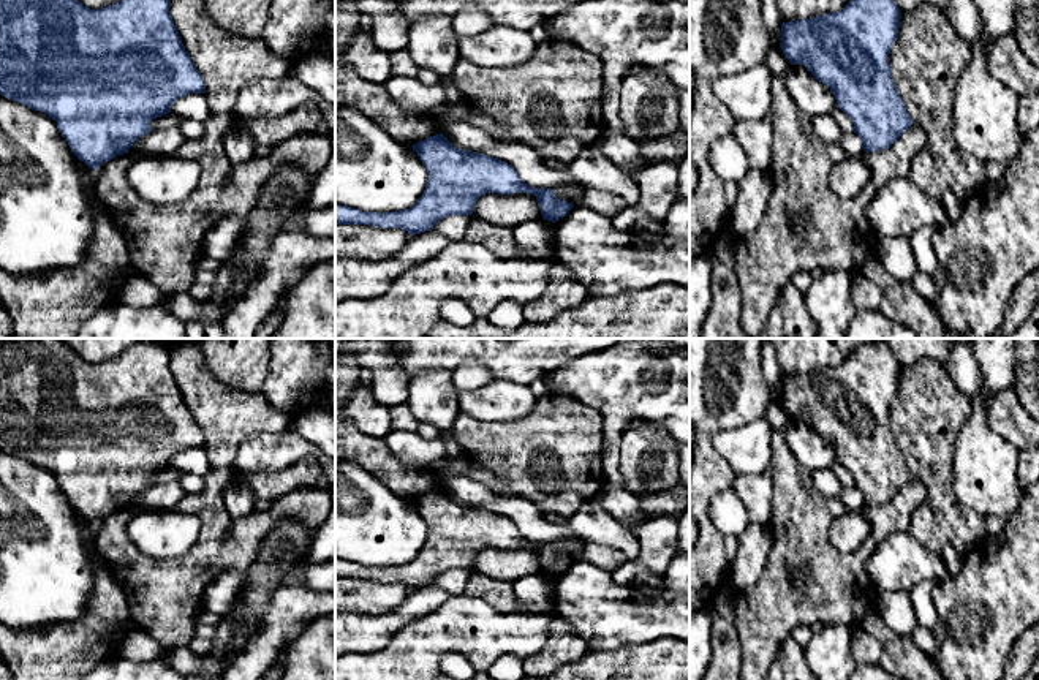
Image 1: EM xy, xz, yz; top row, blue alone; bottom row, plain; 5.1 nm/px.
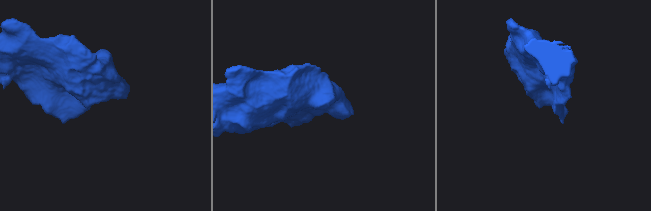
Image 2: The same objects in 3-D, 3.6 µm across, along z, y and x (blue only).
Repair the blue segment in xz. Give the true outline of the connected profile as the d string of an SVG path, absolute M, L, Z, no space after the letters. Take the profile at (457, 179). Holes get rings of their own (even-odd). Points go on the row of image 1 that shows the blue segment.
M440 133L411 145L429 172L422 196L399 212L362 212L335 204L335 225L400 228L421 234L449 215L473 215L476 201L485 193L530 193L538 199L544 220L563 218L572 202L560 201L552 188L535 188L520 180L517 171L498 158L454 147Z

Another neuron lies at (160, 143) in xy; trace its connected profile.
M177 127L160 128L139 138L130 149L130 157L152 155L152 157L168 157L174 155L176 150L183 144L185 138Z

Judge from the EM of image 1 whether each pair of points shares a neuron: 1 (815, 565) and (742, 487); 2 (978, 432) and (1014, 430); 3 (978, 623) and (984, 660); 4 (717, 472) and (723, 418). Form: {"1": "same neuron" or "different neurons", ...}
{"1": "different neurons", "2": "different neurons", "3": "same neuron", "4": "same neuron"}

